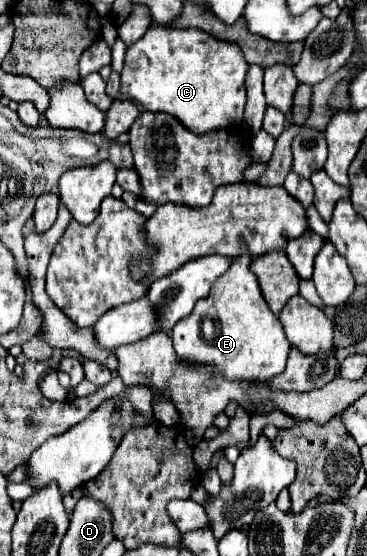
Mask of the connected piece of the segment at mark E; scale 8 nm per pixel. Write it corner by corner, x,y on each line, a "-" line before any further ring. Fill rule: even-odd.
243,245
243,255
233,259
233,265
213,283
209,297
199,301
193,313
173,327
171,339
181,359
213,365
225,377
267,383
285,371
291,345
285,341
279,317
267,307
249,263
251,257

